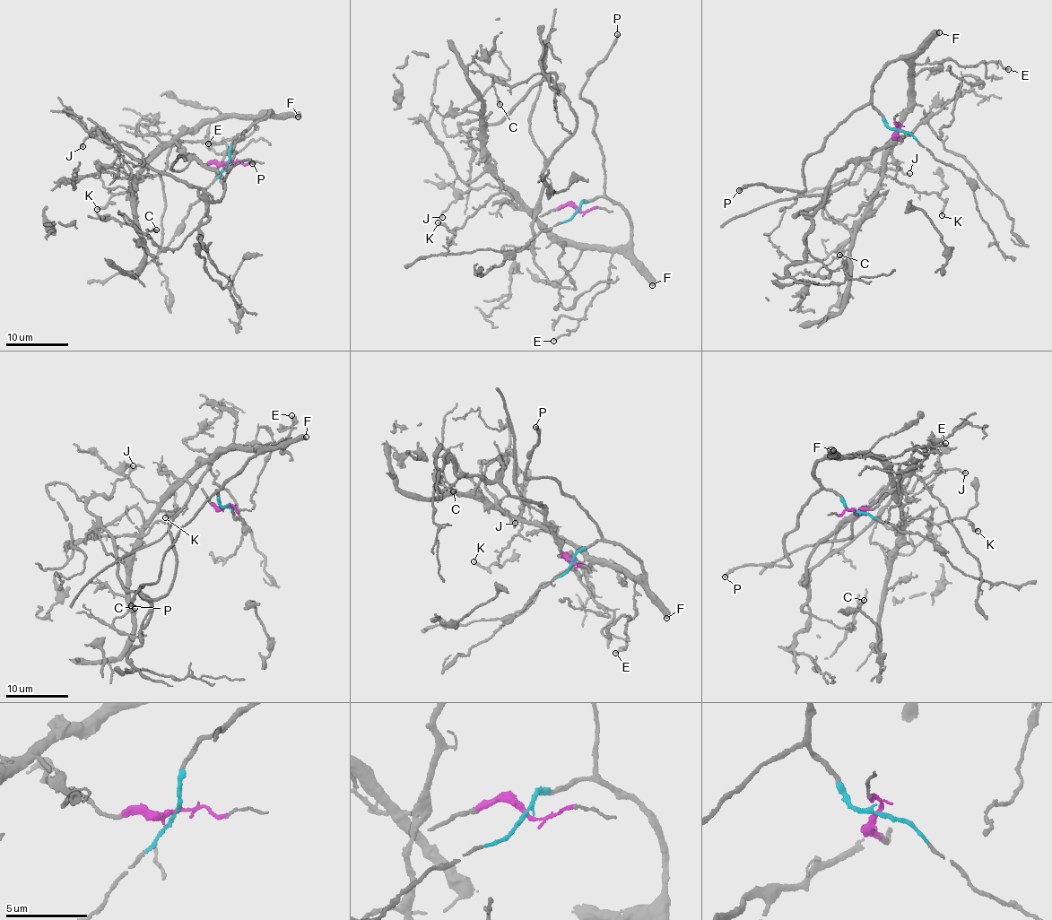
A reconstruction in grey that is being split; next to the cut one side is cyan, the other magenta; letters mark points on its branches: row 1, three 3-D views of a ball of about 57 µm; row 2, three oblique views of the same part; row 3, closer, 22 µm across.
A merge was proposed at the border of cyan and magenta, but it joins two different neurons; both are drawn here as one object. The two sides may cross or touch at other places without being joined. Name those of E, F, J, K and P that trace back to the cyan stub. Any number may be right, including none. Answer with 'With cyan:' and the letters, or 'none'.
With cyan: E, F, J, K, P

